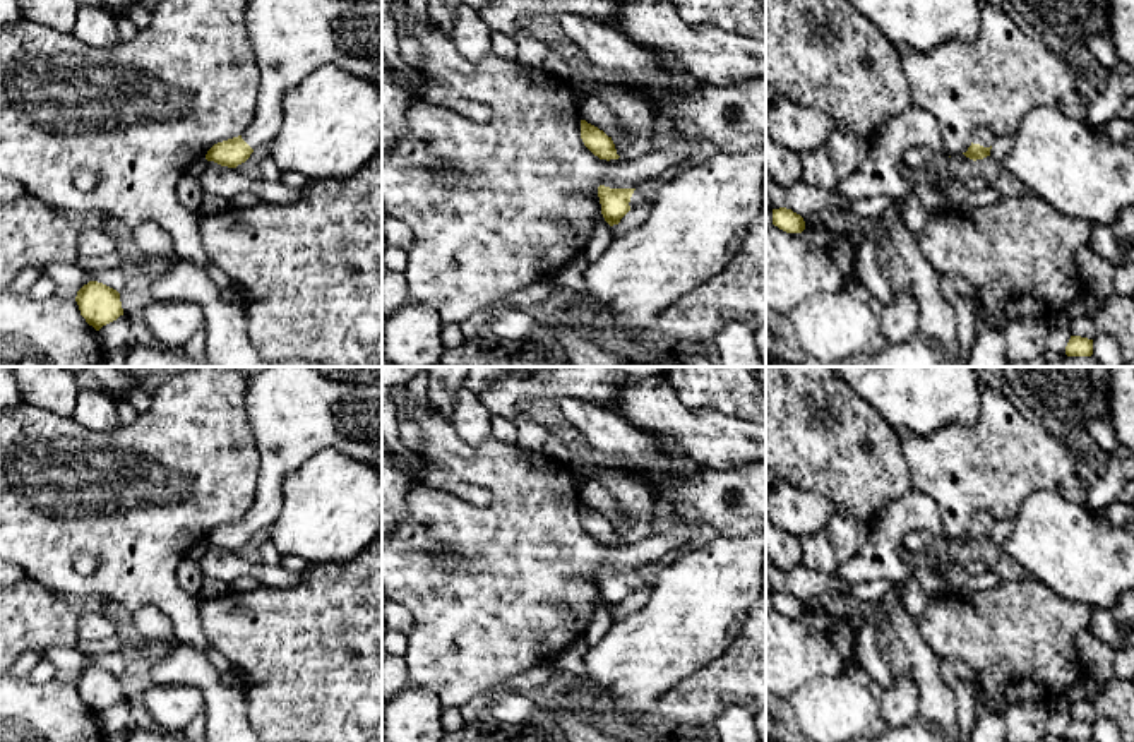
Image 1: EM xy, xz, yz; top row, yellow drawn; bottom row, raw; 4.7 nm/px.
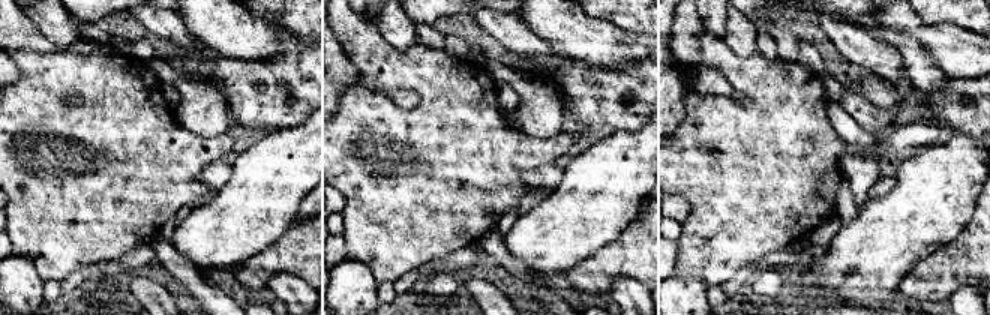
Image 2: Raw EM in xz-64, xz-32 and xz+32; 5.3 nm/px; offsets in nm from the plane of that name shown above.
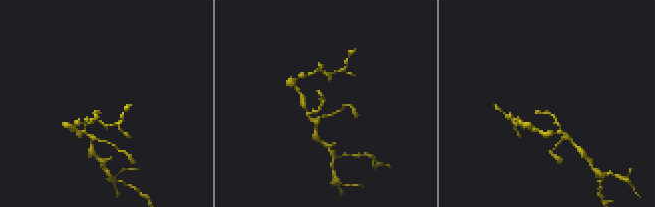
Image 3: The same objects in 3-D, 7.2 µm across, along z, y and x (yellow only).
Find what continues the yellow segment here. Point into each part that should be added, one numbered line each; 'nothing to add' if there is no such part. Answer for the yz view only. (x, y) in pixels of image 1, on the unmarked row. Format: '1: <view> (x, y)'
1: yz (984, 520)

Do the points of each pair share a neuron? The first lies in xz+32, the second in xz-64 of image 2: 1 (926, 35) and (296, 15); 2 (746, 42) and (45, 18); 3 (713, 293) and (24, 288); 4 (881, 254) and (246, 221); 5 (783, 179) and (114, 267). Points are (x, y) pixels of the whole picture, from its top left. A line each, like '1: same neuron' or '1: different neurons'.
1: different neurons
2: same neuron
3: different neurons
4: same neuron
5: different neurons

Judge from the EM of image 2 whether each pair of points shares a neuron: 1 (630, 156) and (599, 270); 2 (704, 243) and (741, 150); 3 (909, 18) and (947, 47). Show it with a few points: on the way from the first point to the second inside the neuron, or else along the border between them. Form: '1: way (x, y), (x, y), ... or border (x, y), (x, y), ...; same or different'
1: border (633, 225), (575, 266); different
2: way (725, 221), (741, 204), (741, 173); same
3: way (917, 29), (936, 39); same

